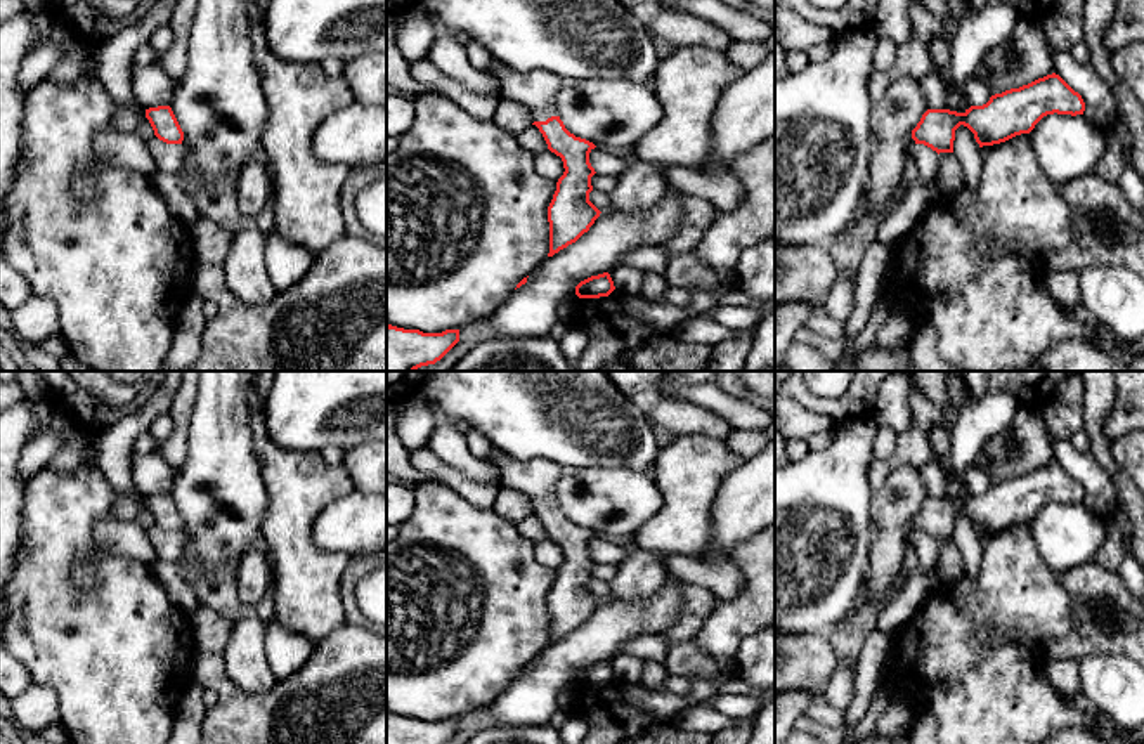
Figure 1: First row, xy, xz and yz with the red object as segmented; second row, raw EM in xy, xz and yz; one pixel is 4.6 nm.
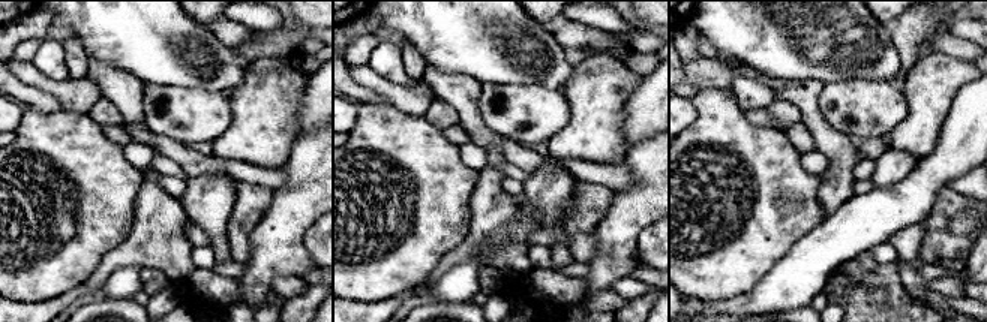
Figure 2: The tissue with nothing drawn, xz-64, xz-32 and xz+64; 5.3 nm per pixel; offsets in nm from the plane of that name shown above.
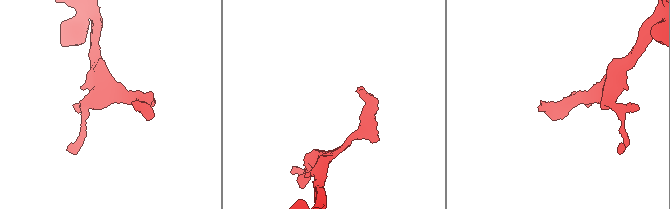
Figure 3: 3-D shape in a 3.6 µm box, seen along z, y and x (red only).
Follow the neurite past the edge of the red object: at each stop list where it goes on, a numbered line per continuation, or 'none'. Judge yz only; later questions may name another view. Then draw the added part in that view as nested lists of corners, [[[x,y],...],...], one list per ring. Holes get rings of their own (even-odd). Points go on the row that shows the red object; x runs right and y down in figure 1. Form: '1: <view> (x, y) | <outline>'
none

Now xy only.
none

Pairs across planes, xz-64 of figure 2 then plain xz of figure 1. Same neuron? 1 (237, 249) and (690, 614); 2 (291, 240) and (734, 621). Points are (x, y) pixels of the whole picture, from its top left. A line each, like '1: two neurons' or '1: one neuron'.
1: one neuron
2: one neuron

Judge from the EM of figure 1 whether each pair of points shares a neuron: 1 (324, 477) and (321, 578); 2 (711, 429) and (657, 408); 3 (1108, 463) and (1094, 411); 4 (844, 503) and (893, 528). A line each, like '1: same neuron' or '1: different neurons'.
1: same neuron
2: same neuron
3: same neuron
4: different neurons

